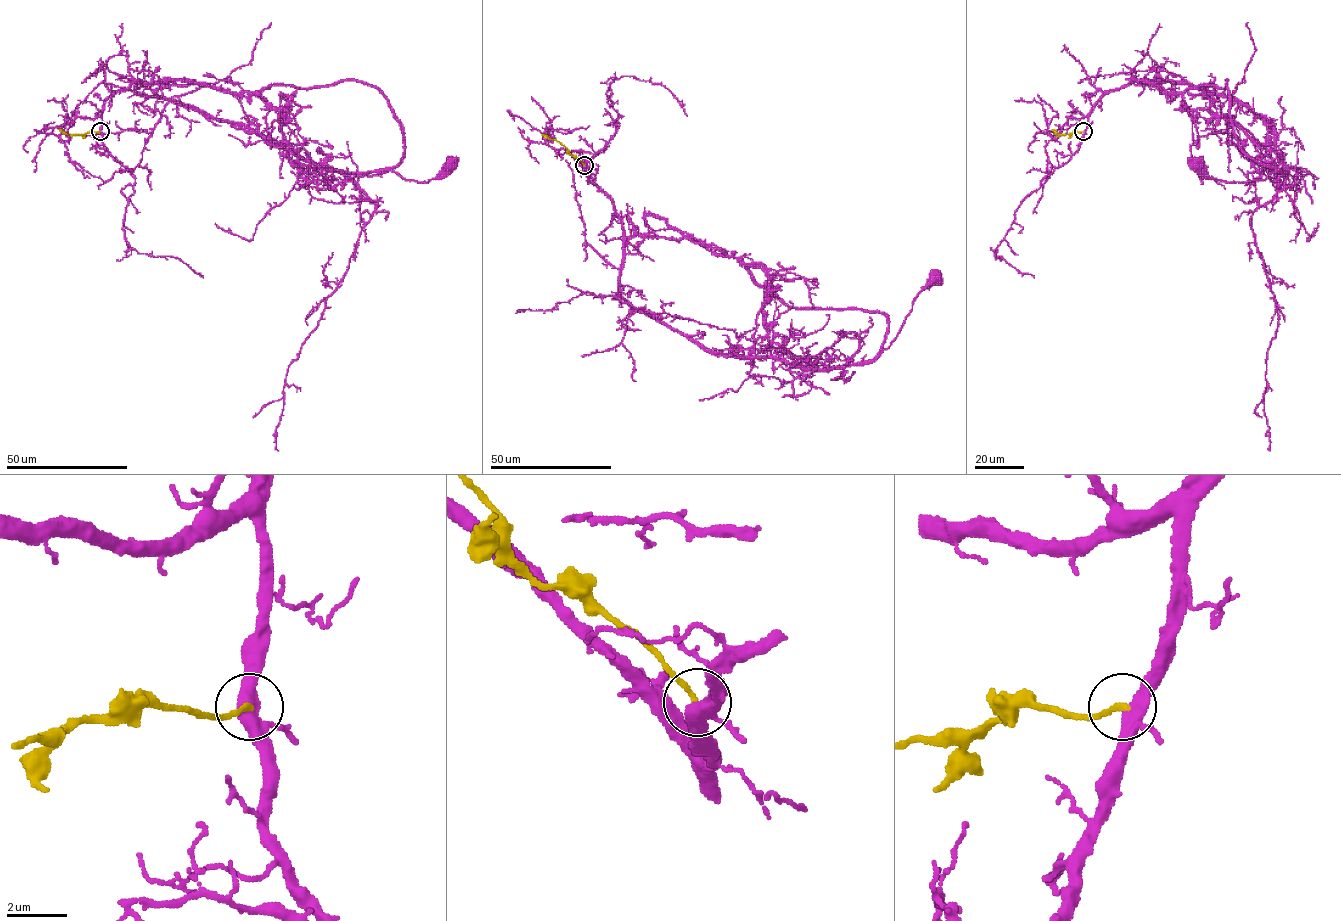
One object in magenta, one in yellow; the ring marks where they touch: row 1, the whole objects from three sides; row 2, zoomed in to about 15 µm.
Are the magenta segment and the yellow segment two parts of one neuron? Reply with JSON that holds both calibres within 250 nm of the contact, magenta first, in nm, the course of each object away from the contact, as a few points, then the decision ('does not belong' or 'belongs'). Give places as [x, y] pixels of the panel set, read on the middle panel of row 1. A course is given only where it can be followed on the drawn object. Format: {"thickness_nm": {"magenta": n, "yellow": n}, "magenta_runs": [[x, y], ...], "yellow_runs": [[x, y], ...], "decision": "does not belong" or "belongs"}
{"thickness_nm": {"magenta": 380, "yellow": 200}, "magenta_runs": [[584, 165], [620, 221], [620, 293], [710, 350], [775, 356], [806, 368], [873, 361], [934, 276]], "yellow_runs": [[584, 165], [558, 142], [542, 134]], "decision": "does not belong"}

